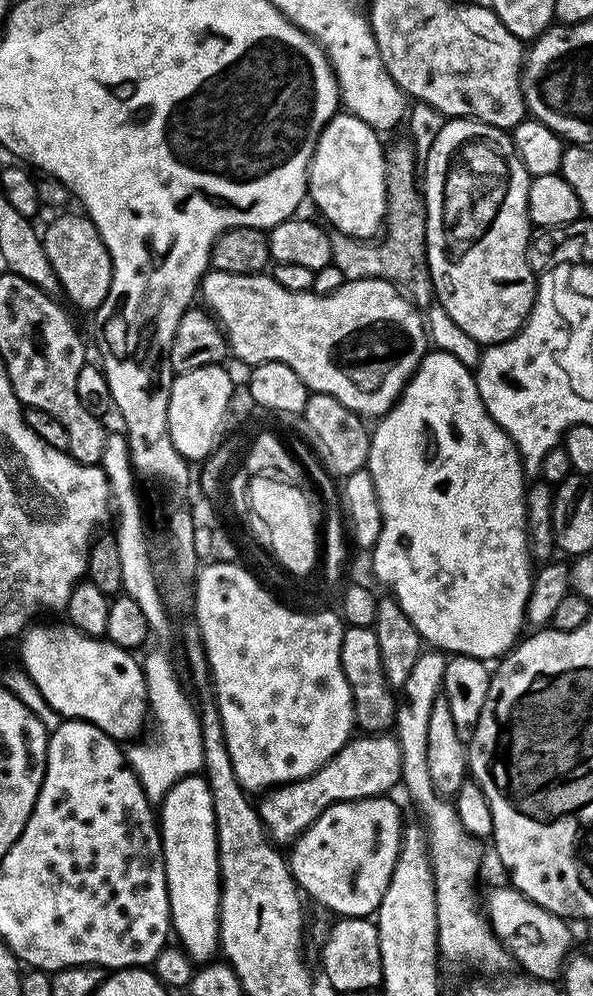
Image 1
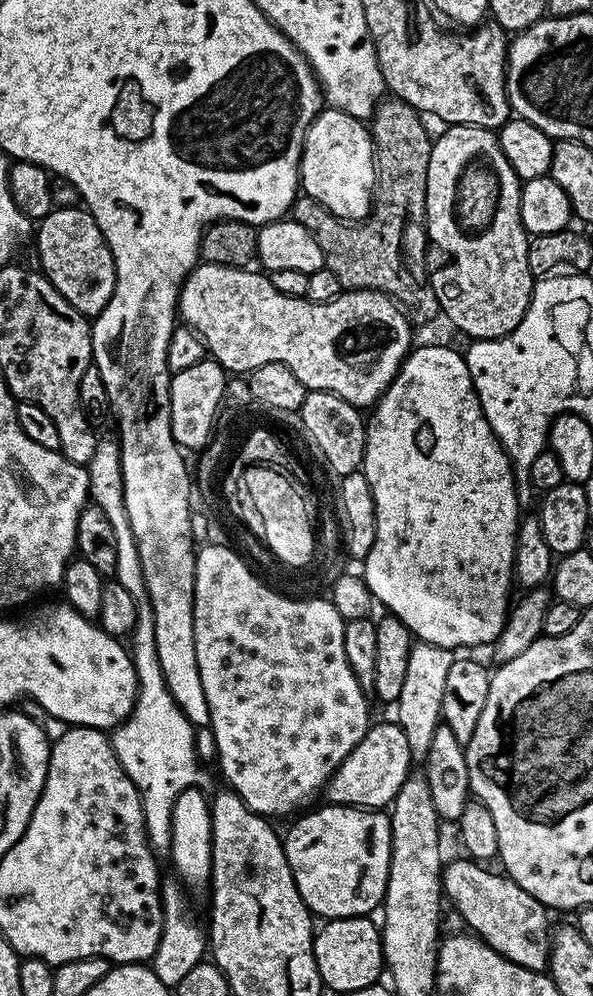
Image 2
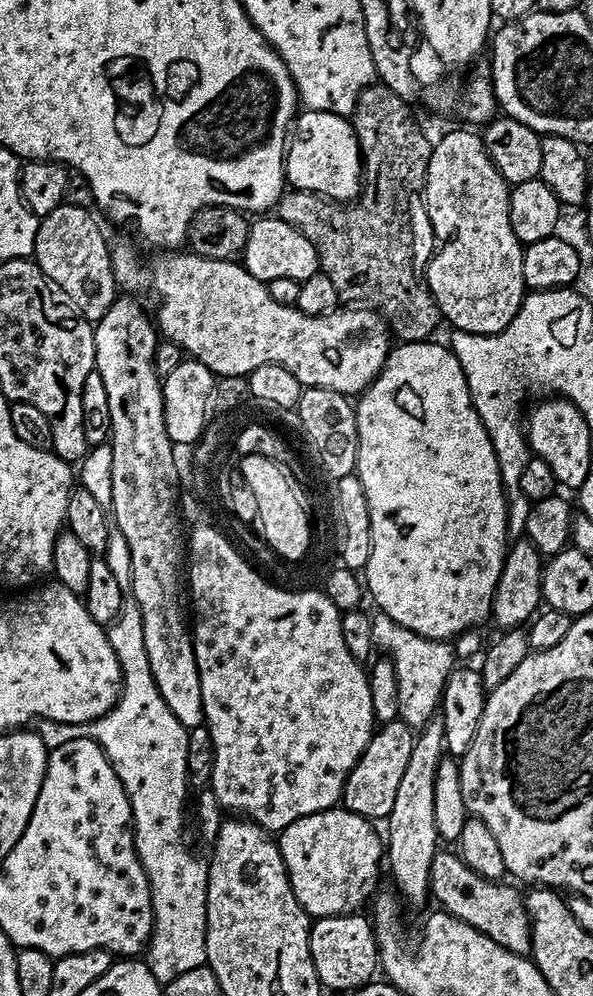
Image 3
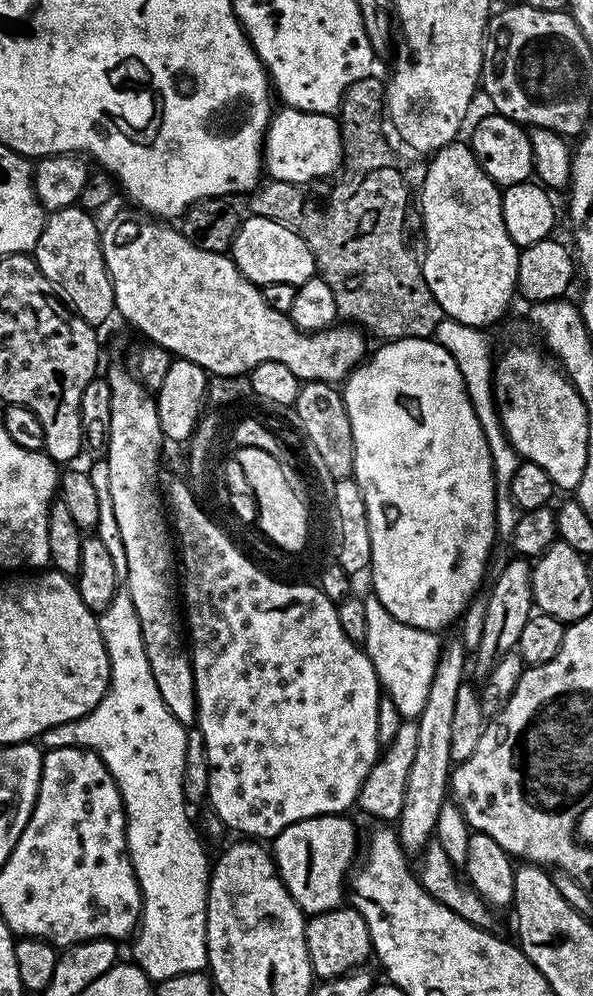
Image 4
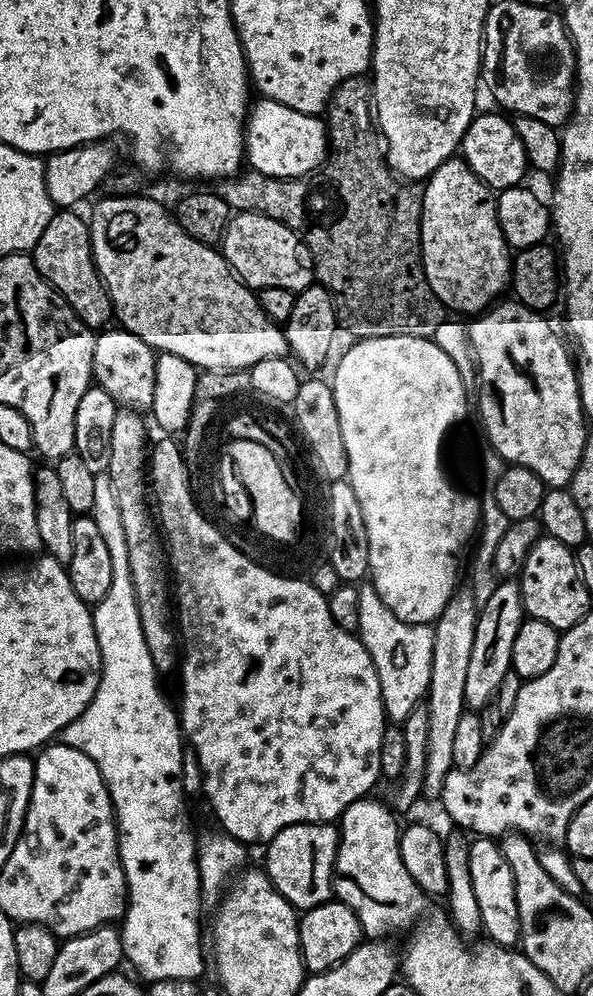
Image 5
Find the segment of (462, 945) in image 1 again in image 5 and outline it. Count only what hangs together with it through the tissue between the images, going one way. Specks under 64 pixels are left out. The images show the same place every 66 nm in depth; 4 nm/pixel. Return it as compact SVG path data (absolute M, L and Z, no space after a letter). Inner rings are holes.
M361 583L359 589L358 635L376 667L384 714L389 721L403 722L415 708L421 707L428 695L430 662L434 654L432 624L407 624L388 609L371 583Z

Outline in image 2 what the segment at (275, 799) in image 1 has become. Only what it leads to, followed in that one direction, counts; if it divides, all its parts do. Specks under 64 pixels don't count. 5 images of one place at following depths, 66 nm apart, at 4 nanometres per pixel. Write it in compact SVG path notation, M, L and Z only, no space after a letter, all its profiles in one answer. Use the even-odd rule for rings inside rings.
M399 723L376 724L369 727L368 732L346 754L342 766L328 779L326 785L327 803L347 804L349 808L371 808L373 810L387 809L394 802L398 790L402 790L402 782L410 775L408 767L414 763L410 750L410 742L406 742L406 734Z

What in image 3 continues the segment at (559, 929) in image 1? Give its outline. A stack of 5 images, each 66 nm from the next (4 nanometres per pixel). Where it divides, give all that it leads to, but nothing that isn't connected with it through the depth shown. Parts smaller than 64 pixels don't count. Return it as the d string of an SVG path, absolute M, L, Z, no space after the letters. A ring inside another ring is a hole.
M438 850L434 862L430 864L431 899L437 900L439 907L462 922L474 926L486 938L494 938L498 946L519 956L528 956L532 950L532 921L528 919L528 905L523 895L519 896L510 885L500 880L482 878L455 851Z

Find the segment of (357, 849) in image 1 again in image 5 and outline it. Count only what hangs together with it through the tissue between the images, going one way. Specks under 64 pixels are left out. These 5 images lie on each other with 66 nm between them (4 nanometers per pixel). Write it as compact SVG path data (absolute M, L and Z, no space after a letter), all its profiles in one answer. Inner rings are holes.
M335 823L286 826L274 839L268 841L268 857L263 867L282 898L289 900L297 910L307 910L333 899L332 877L336 870L339 845L340 834Z

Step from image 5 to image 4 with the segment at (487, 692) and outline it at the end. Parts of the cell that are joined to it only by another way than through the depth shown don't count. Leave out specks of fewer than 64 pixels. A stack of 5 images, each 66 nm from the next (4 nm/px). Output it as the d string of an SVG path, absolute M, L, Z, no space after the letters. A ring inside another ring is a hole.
M512 558L502 574L491 581L487 594L489 601L483 623L482 640L474 651L474 668L476 664L481 674L489 673L504 655L515 649L518 638L522 634L522 626L526 626L526 622L534 614L532 564L524 558Z

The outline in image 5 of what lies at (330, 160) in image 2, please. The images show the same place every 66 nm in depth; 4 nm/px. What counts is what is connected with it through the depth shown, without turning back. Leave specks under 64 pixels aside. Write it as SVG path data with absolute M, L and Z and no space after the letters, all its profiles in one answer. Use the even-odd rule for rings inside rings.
M260 98L257 101L248 113L244 129L247 167L253 172L261 172L263 176L276 176L280 180L291 180L294 176L307 176L315 172L328 155L328 130L325 121L319 115L302 114L290 106L282 106L282 102L274 102L267 98Z

